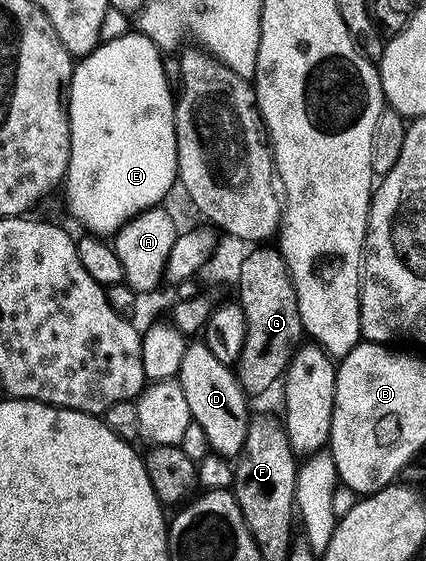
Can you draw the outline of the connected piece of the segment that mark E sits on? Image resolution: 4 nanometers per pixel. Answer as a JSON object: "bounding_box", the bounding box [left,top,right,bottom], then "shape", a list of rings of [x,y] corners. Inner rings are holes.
{"bounding_box":[63,30,178,238],"shape":[[[132,30],[126,36],[117,36],[114,40],[106,39],[98,44],[96,50],[91,54],[80,57],[73,65],[73,77],[69,83],[67,93],[67,103],[69,105],[69,125],[71,126],[71,158],[69,159],[69,169],[65,172],[63,189],[69,195],[69,208],[73,211],[73,216],[81,224],[86,224],[90,233],[101,238],[112,237],[125,225],[133,216],[137,216],[143,210],[156,208],[162,203],[161,200],[169,191],[173,184],[178,183],[177,179],[177,135],[175,134],[175,92],[164,76],[163,62],[161,61],[163,52],[153,43],[150,36],[141,35],[140,31]]]}

